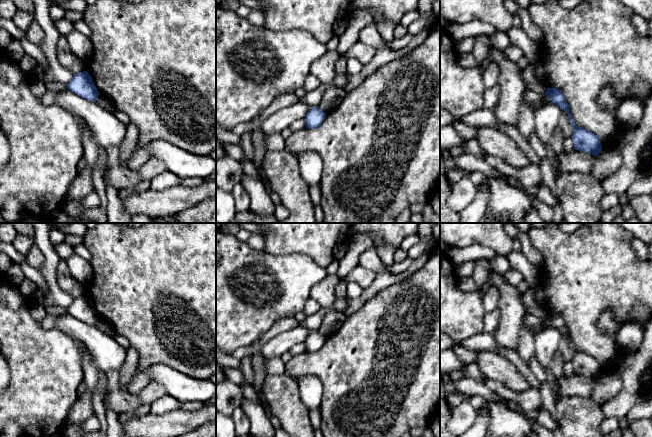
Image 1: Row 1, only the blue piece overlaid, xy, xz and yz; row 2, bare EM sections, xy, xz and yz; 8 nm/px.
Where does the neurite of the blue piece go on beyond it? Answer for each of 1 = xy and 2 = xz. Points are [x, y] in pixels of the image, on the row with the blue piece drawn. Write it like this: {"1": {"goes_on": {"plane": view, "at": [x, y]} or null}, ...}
{"1": {"goes_on": null}, "2": {"goes_on": null}}

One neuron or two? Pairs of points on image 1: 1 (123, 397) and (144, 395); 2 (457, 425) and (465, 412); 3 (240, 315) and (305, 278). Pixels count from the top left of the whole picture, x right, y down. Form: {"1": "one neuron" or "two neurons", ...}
{"1": "two neurons", "2": "one neuron", "3": "one neuron"}

